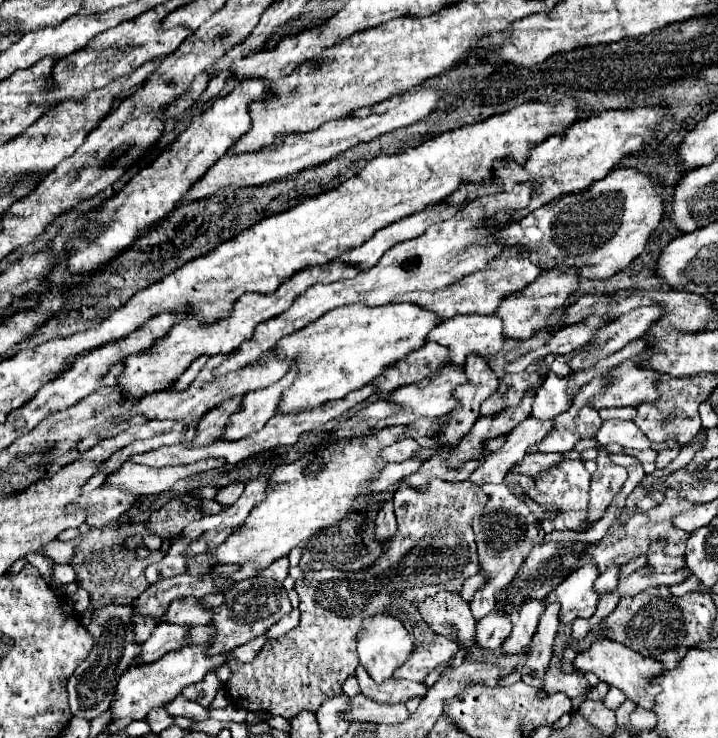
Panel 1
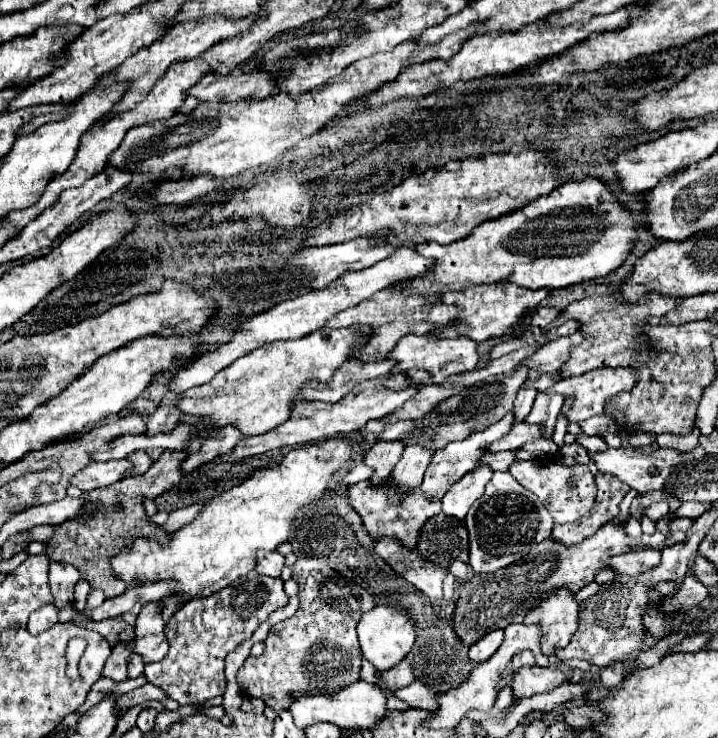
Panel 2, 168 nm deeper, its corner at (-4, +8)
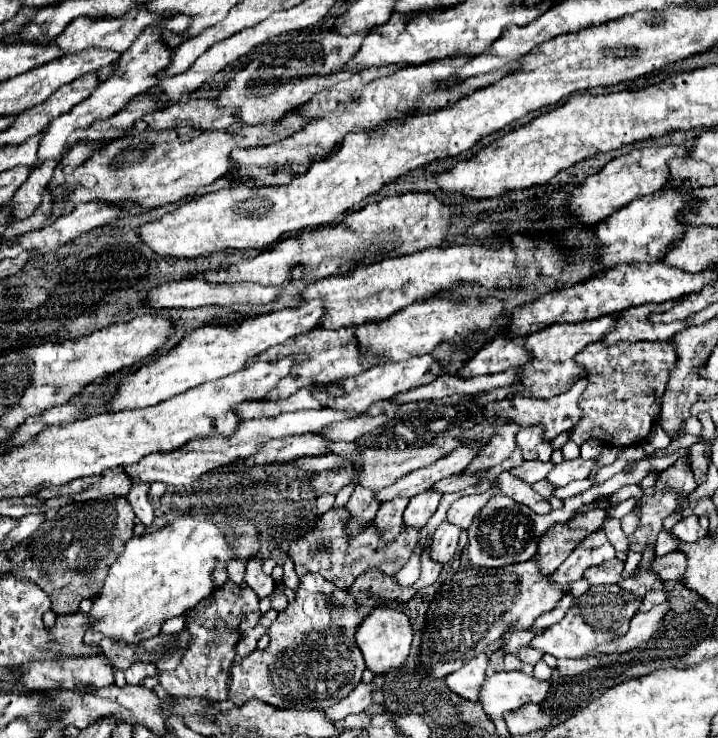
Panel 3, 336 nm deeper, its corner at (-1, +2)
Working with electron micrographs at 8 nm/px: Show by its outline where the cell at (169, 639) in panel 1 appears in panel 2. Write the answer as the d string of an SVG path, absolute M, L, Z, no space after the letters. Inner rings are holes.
M132 643L130 645L114 645L110 657L106 659L102 675L112 679L112 681L124 681L126 679L126 659L132 655Z

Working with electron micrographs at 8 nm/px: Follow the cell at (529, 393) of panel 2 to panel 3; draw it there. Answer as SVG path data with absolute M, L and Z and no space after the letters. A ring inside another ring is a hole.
M503 423L503 427L499 427L499 435L495 435L495 439L491 439L491 443L487 443L485 449L471 461L471 465L467 467L467 473L479 471L485 467L487 469L495 467L503 459L507 459L515 449L517 431L519 431L519 427L515 427L515 423L511 423L511 425Z

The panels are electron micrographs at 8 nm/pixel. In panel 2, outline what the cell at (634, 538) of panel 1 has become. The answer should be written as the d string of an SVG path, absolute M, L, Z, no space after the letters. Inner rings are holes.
M676 518L670 523L670 537L664 537L662 533L642 535L638 539L632 539L624 533L624 527L606 523L602 525L594 535L584 539L582 543L574 547L558 545L558 541L542 541L542 545L536 545L532 553L518 559L514 565L508 565L504 569L498 569L494 573L476 573L470 579L460 583L458 601L454 607L454 621L452 629L454 635L464 645L474 645L478 639L482 639L486 633L496 629L506 629L510 623L522 623L522 617L530 609L534 609L542 599L552 595L558 589L568 589L572 593L580 591L584 585L594 581L594 575L604 569L606 557L614 557L620 553L628 553L634 549L664 549L672 543L682 543L682 537L692 525L688 518Z

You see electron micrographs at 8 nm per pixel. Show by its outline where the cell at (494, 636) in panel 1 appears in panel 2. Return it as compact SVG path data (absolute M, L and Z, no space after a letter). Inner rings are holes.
M498 629L498 633L488 633L486 637L482 637L482 641L478 641L470 647L470 653L468 653L470 661L474 661L474 663L488 661L496 653L496 649L502 645L502 641L504 641L504 633L500 629Z

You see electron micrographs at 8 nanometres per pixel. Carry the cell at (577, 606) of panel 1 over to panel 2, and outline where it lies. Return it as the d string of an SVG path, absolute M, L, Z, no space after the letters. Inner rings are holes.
M560 589L524 617L524 625L538 625L542 629L542 655L550 657L556 647L564 647L570 641L578 627L578 609L574 593Z

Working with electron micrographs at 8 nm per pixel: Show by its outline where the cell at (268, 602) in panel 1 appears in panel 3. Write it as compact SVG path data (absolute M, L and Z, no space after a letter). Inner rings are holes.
M227 581L223 587L213 591L203 603L189 611L185 629L191 635L189 647L183 659L173 671L159 673L159 683L167 697L187 697L187 699L211 699L225 701L229 695L229 667L237 657L237 643L245 631L255 629L263 613L259 611L259 597L245 583Z

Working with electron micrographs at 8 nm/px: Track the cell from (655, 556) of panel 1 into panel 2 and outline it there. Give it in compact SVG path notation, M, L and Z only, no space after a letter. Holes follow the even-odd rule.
M638 549L638 551L630 551L624 555L616 555L610 557L610 561L606 563L606 569L612 569L618 575L634 575L634 573L642 573L654 565L658 565L660 561L660 551L656 549Z

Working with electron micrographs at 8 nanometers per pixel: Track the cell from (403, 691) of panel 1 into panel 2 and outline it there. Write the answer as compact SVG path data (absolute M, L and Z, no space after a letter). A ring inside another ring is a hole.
M414 681L408 687L398 689L396 691L396 697L400 697L402 701L406 701L410 707L422 707L422 709L434 709L436 707L434 691L430 691L420 681Z

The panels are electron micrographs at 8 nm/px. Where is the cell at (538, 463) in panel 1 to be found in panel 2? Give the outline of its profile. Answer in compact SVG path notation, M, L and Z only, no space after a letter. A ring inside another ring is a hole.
M502 451L502 453L486 453L478 465L488 465L492 471L508 471L512 461L514 461L514 453Z

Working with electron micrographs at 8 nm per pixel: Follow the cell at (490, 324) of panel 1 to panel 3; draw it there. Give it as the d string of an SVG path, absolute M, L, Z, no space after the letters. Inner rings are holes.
M423 355L423 357L411 357L407 361L399 361L399 363L385 363L385 365L375 365L367 371L363 371L361 375L357 377L349 377L349 379L343 379L341 385L343 385L343 391L345 395L343 397L329 397L327 393L317 393L315 397L321 401L323 407L333 407L333 409L343 409L343 411L357 411L357 413L363 413L367 411L373 403L381 401L381 399L389 399L389 397L395 397L399 393L405 393L413 387L421 387L421 385L427 385L431 381L435 381L441 373L443 373L445 365L437 363L431 355Z

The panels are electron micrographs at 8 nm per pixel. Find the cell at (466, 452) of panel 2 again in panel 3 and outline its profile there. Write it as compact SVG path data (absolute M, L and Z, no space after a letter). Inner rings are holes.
M427 489L427 491L415 495L409 501L409 505L407 505L405 513L403 513L405 525L423 527L427 523L427 519L437 511L437 505L439 505L441 497L443 495L439 491L435 491L435 489Z

